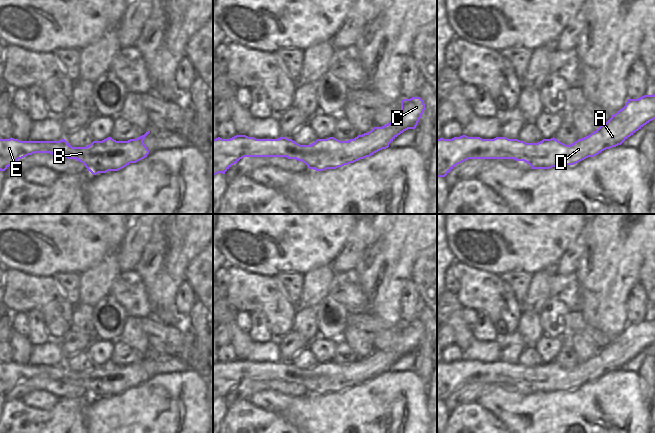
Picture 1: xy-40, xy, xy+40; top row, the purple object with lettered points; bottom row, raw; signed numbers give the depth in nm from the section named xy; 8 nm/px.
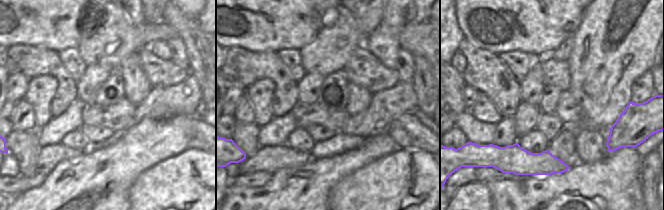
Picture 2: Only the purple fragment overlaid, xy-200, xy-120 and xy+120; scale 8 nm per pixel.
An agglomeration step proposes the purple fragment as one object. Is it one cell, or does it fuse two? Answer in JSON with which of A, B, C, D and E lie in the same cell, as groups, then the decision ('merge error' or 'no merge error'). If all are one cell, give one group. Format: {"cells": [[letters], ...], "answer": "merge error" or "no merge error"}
{"cells": [["A", "B", "C", "D", "E"]], "answer": "no merge error"}

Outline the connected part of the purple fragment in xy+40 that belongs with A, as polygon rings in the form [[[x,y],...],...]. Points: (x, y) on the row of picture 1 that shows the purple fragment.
[[[655,94],[638,99],[628,99],[625,106],[590,135],[566,145],[554,137],[538,143],[526,143],[518,139],[496,137],[482,139],[462,135],[452,139],[437,139],[437,177],[445,177],[456,165],[468,159],[514,159],[524,161],[531,169],[550,169],[574,165],[588,157],[594,157],[606,149],[621,145],[628,137],[655,119]]]

